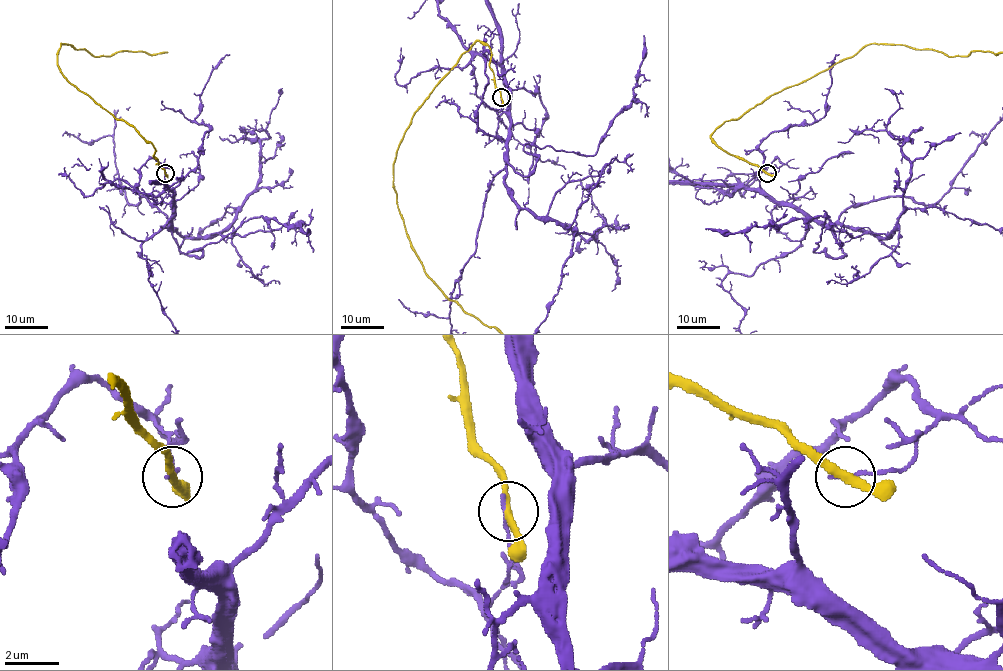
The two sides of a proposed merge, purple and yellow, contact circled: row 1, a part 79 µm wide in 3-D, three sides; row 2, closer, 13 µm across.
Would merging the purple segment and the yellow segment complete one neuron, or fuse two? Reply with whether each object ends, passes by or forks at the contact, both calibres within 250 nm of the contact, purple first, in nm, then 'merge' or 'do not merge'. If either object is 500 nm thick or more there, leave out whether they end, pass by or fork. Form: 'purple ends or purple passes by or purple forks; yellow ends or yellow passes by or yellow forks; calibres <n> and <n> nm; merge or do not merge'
purple ends; yellow passes by; calibres 140 and 280 nm; do not merge

